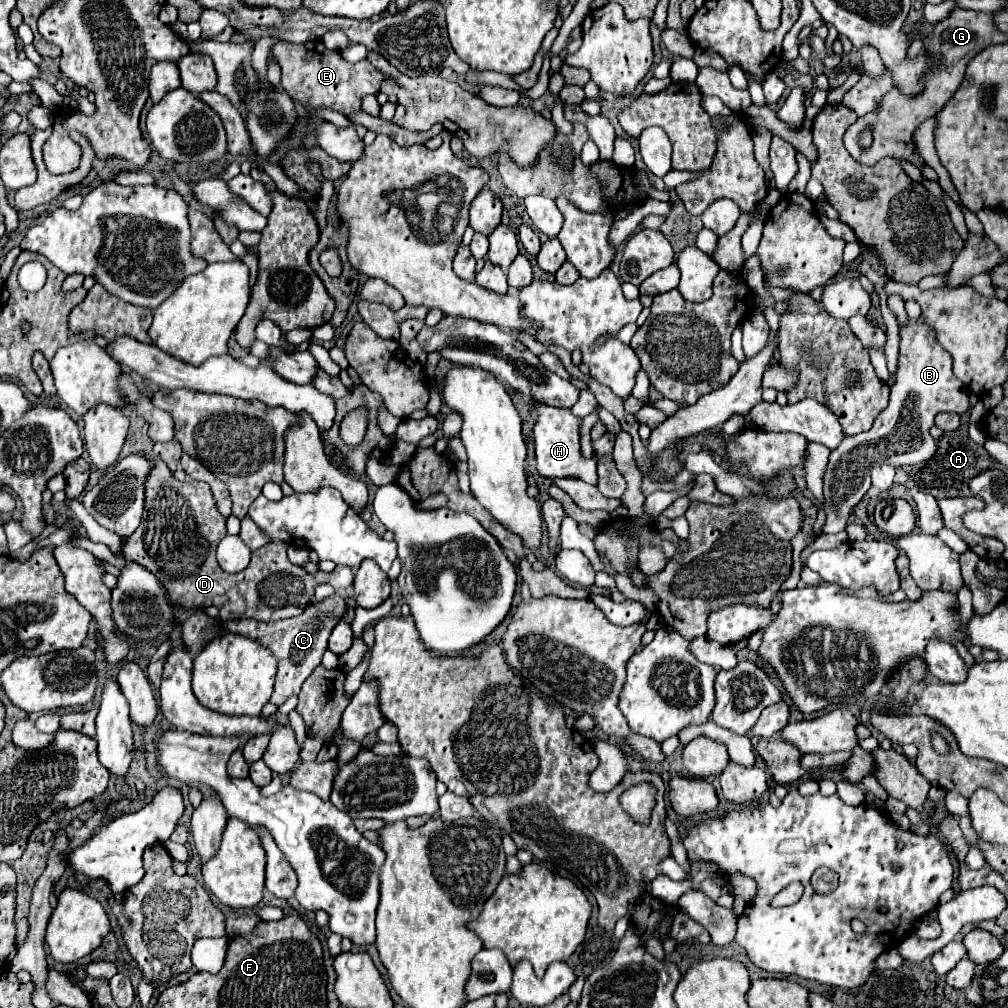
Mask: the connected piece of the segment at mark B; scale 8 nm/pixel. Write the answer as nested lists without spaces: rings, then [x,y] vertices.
[[[920,316],[916,322],[908,320],[904,326],[900,326],[898,368],[894,372],[894,382],[890,384],[890,402],[886,410],[876,418],[868,432],[844,436],[828,458],[826,472],[822,476],[826,512],[822,532],[836,534],[846,528],[854,506],[870,488],[872,466],[892,464],[896,468],[906,468],[930,460],[938,450],[938,440],[930,436],[934,416],[938,412],[956,412],[962,416],[966,410],[970,410],[968,392],[964,392],[964,384],[960,384],[960,380],[956,380],[952,374],[952,356],[940,348],[936,334],[924,322],[924,316]]]

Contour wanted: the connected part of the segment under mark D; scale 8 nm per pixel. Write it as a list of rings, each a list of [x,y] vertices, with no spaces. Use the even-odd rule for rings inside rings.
[[[160,458],[152,460],[152,472],[144,484],[144,514],[140,528],[126,540],[124,558],[152,572],[168,596],[180,602],[186,610],[216,606],[220,620],[254,618],[254,620],[284,620],[298,616],[314,598],[318,582],[330,582],[336,590],[348,590],[354,580],[354,570],[336,566],[334,572],[308,574],[302,566],[288,560],[282,540],[272,540],[252,554],[246,570],[238,574],[224,572],[216,562],[216,546],[226,534],[226,518],[216,512],[212,492],[204,482],[180,482]]]

